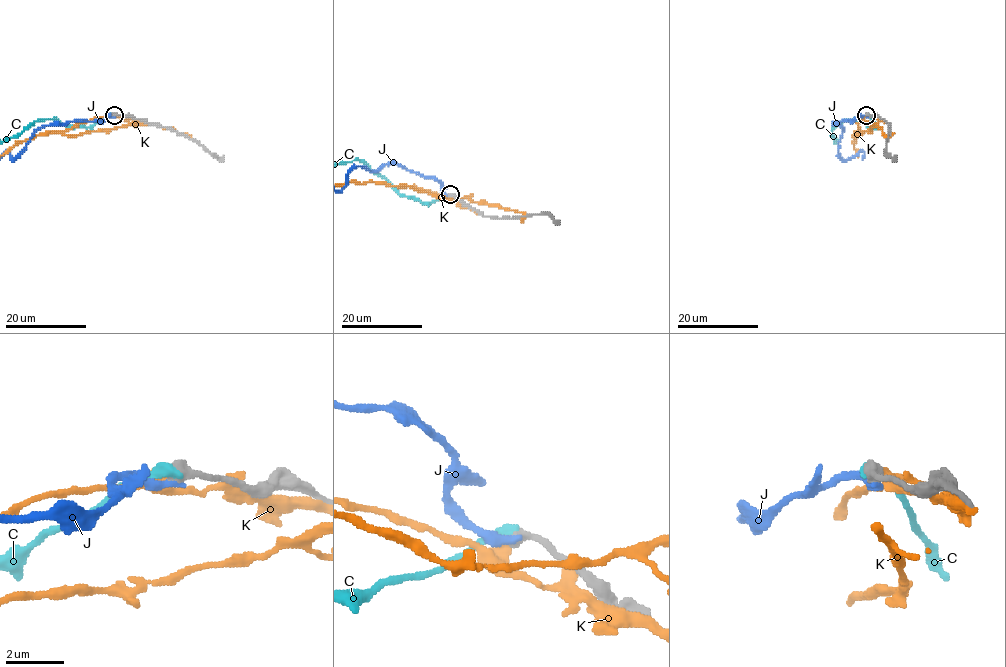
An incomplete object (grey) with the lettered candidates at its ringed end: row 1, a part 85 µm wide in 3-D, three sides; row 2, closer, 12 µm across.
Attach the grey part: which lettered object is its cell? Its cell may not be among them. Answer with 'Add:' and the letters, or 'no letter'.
Add: no letter

